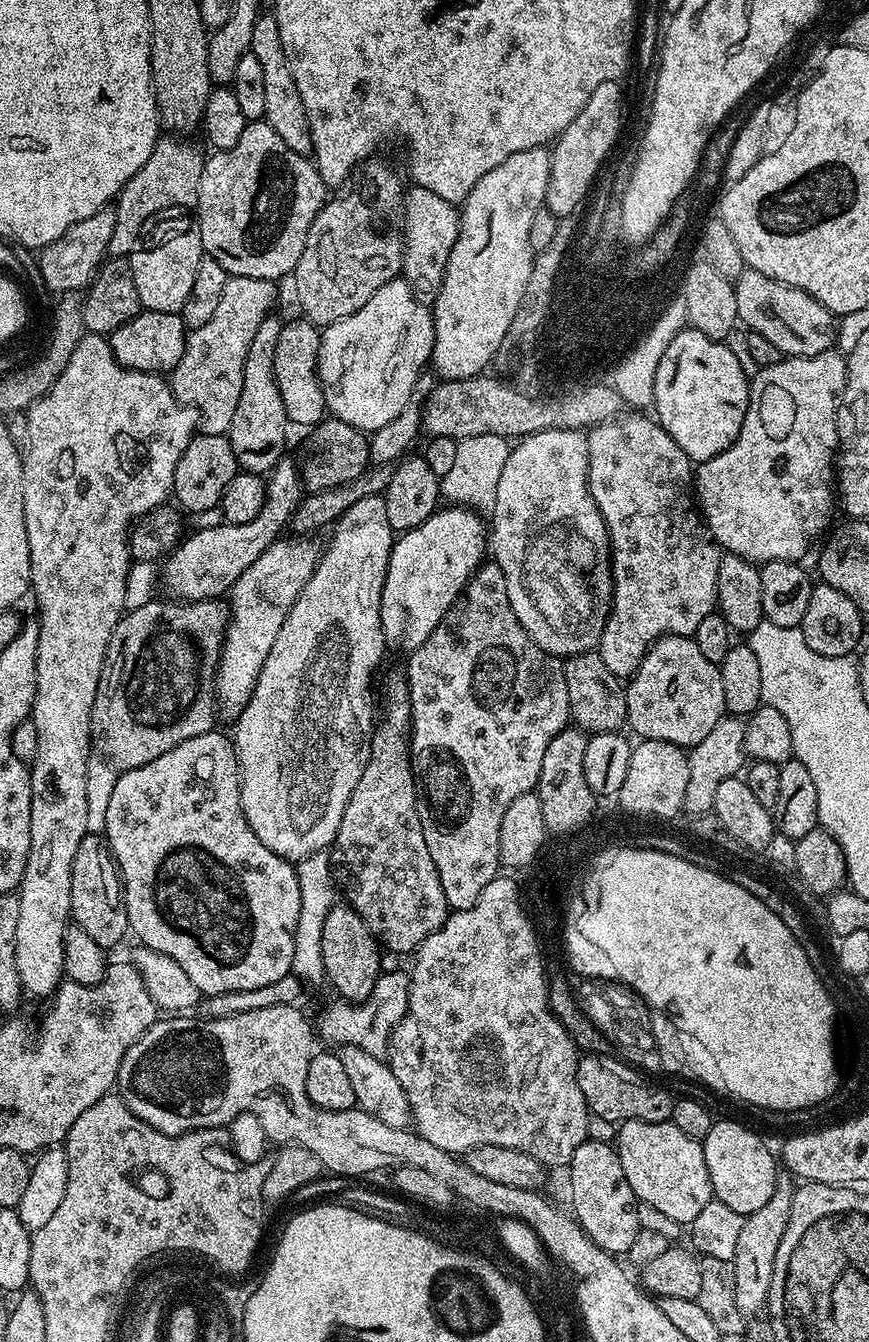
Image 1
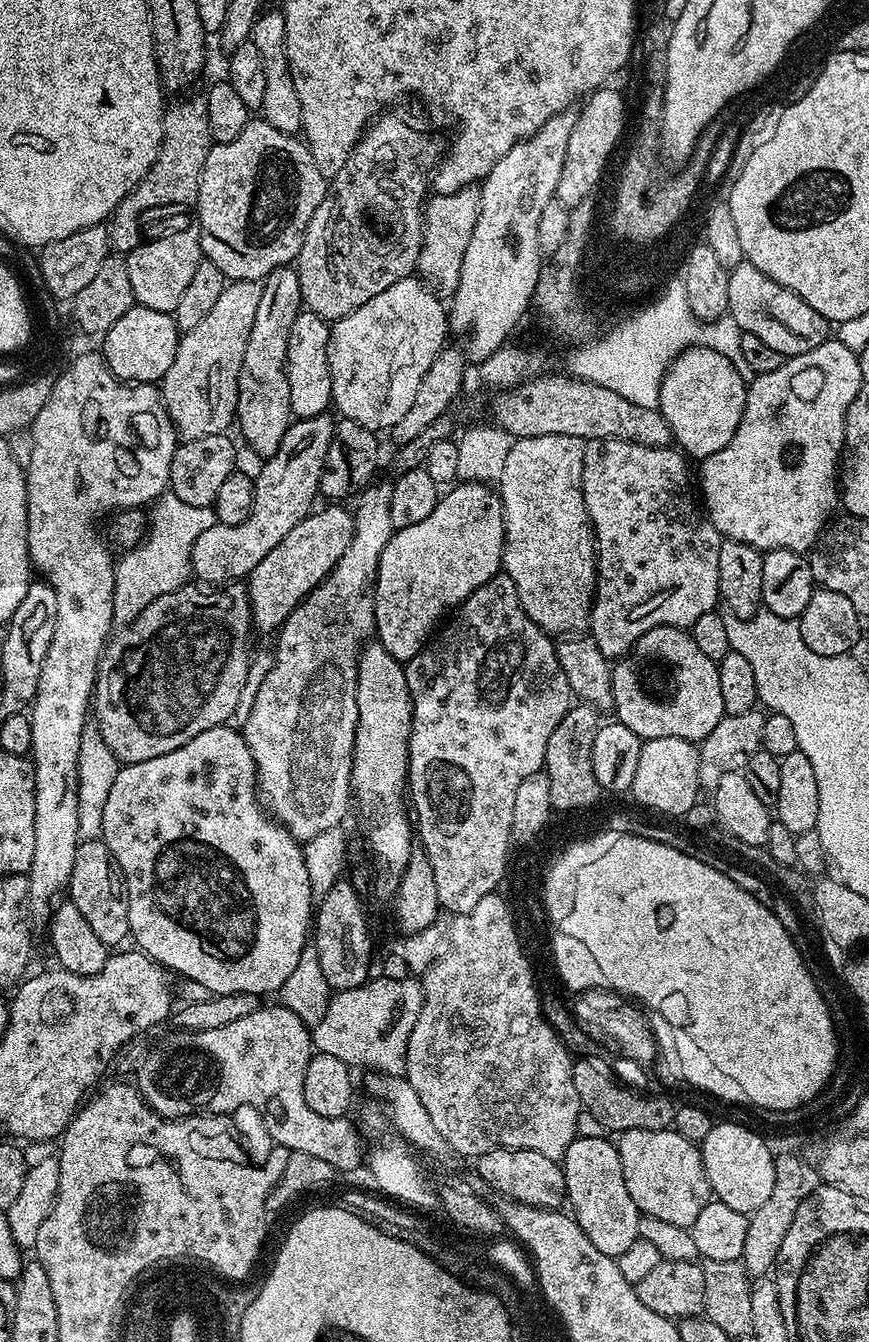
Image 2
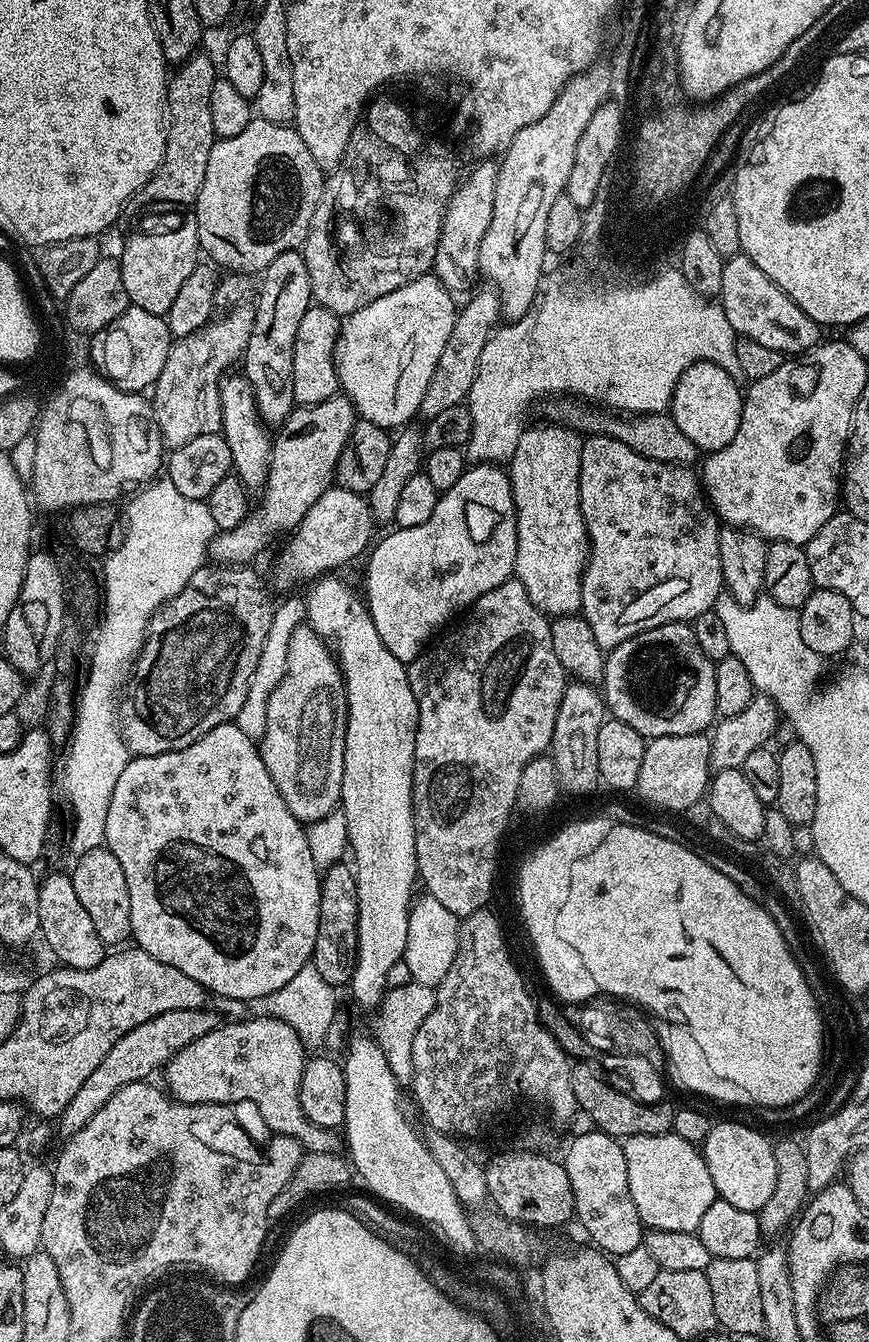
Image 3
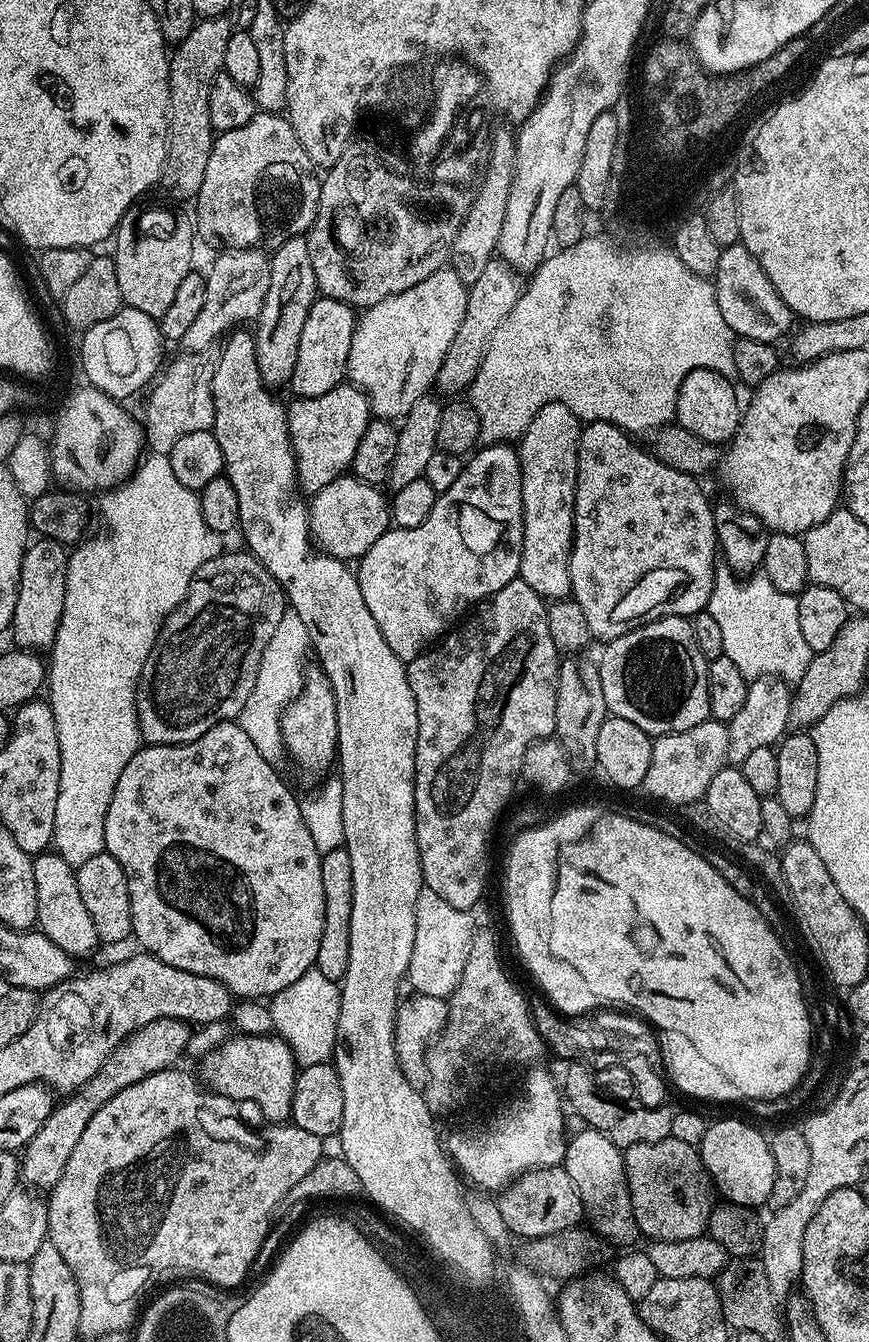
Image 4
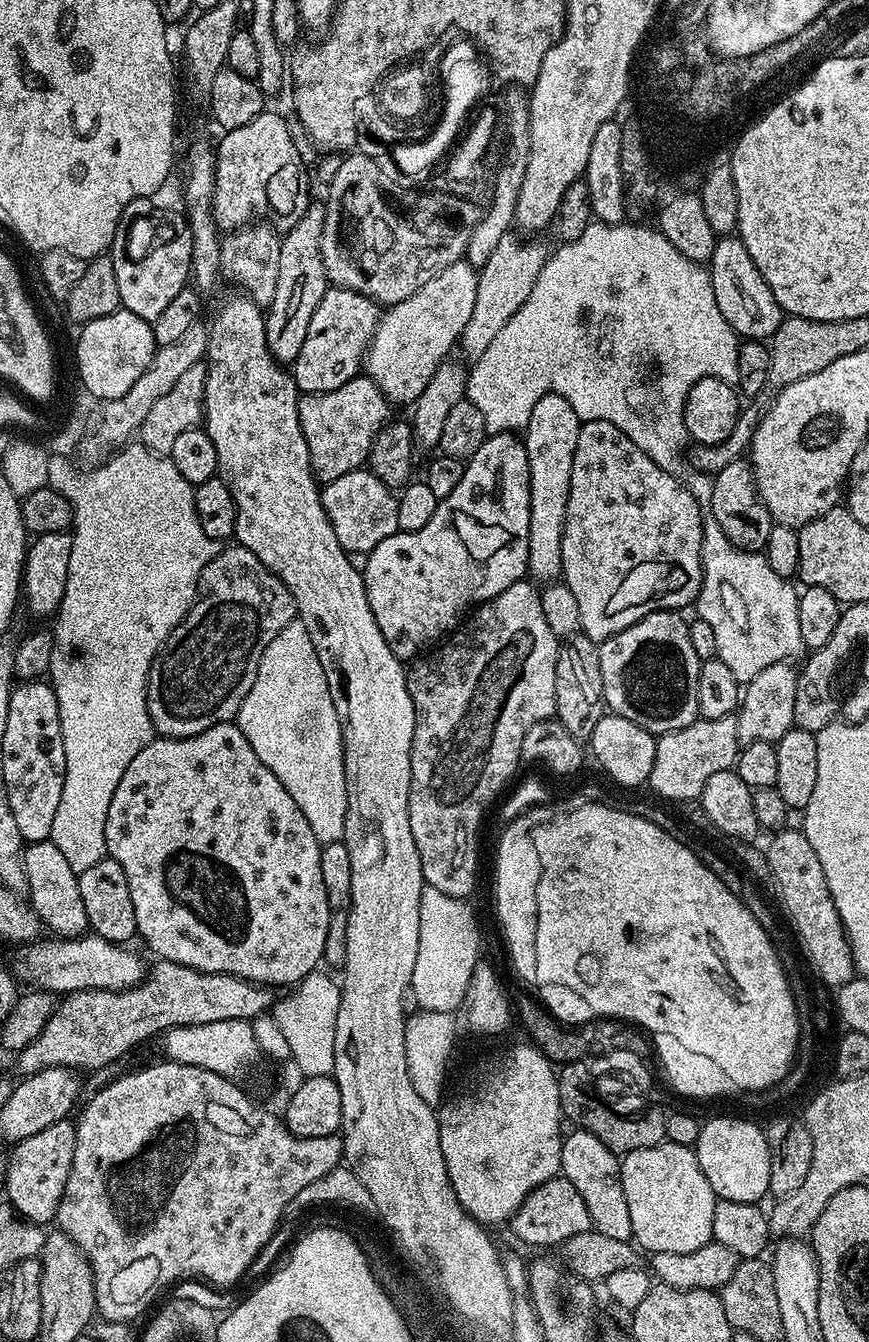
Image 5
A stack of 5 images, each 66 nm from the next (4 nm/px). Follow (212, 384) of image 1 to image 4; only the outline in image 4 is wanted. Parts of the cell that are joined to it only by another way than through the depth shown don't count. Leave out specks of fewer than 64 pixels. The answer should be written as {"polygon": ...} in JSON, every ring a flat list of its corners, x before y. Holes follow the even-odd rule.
{"polygon":[[203,352,180,354,169,368,167,365,163,369,158,383,147,393,148,409,145,410,144,416,142,415,142,424,147,447,155,455,167,456,174,442,182,438,182,434,211,429,214,422,212,379,216,360,210,357,211,355]]}

